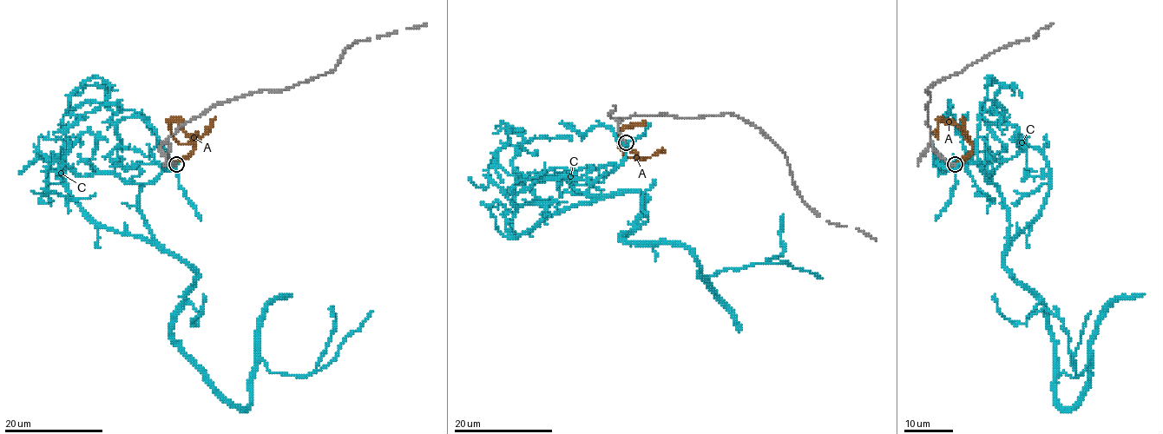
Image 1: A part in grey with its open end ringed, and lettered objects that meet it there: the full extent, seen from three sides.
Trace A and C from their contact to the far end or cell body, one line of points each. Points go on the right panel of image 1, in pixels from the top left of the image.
A: (956, 164), (973, 149), (973, 146), (956, 123), (941, 121), (936, 134), (935, 131)
C: (956, 165), (1001, 196), (1003, 266), (1044, 305), (1071, 407), (1089, 360), (1076, 374), (1061, 320), (1027, 316)

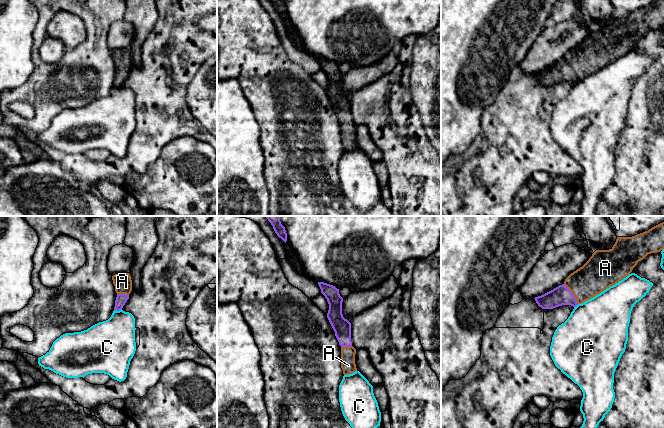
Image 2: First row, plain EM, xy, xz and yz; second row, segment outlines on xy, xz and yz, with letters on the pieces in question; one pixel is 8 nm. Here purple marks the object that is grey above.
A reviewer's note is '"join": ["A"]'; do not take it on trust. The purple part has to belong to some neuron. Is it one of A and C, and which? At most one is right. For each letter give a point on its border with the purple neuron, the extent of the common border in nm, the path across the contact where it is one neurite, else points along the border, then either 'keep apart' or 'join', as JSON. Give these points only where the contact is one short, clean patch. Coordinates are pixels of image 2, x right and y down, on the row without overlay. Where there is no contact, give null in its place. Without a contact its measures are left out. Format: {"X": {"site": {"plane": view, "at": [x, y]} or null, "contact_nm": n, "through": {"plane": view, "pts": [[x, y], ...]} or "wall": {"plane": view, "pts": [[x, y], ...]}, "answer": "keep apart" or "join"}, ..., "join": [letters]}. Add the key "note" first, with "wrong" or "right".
{"note": "right", "A": {"site": {"plane": "yz", "at": [572, 70]}, "contact_nm": 200, "through": {"plane": "yz", "pts": [[561, 71], [572, 70], [596, 51]]}, "answer": "join"}, "C": {"site": {"plane": "xy", "at": [117, 86]}, "contact_nm": 70, "wall": {"plane": "xy", "pts": [[121, 84], [114, 86]]}, "answer": "keep apart"}, "join": ["A"]}

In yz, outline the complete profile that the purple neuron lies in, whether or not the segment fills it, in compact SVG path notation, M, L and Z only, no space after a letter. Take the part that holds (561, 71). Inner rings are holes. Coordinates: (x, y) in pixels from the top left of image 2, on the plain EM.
M658 0L632 13L617 13L611 25L596 26L582 43L565 55L562 61L534 75L542 85L553 85L562 81L576 83L626 54L637 39L648 30L657 29L663 25L664 0Z

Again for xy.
M129 49L115 50L112 52L112 56L117 69L114 86L119 87L129 75L129 70L132 67L132 56Z

